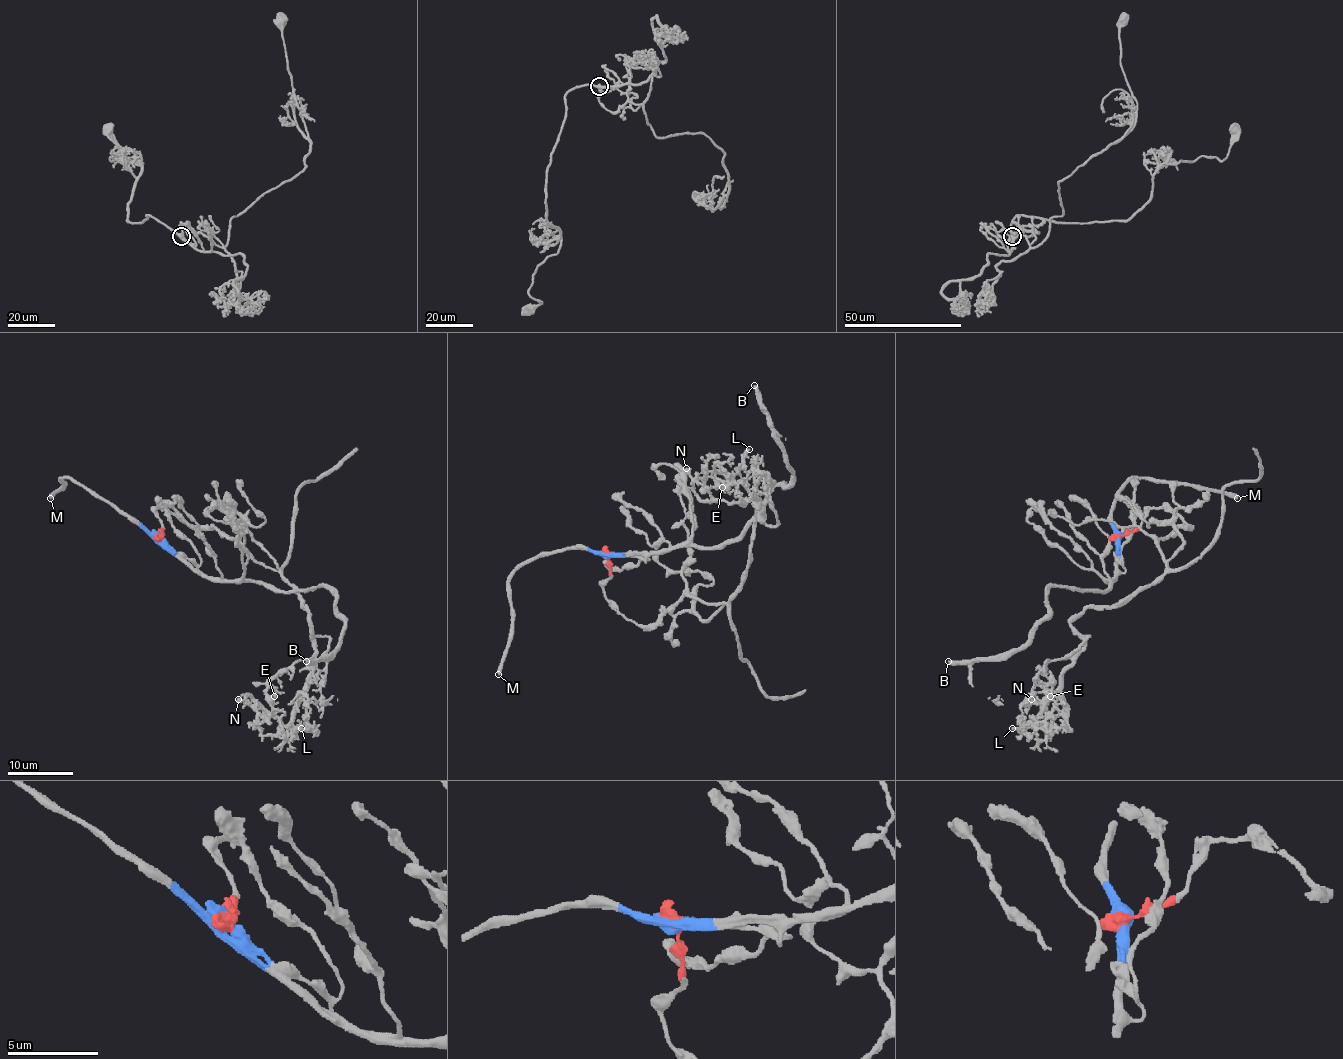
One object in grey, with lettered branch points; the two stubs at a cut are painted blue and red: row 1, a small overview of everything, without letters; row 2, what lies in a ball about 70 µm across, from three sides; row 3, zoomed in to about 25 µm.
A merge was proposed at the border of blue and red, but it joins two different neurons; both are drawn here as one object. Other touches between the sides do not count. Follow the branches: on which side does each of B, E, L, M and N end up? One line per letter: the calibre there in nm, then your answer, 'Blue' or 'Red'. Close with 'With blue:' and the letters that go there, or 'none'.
B: Thickness 420 nm. Blue
E: Thickness 280 nm. Red
L: Thickness 320 nm. Red
M: Thickness 400 nm. Blue
N: Thickness 480 nm. Red
With blue: B, M

